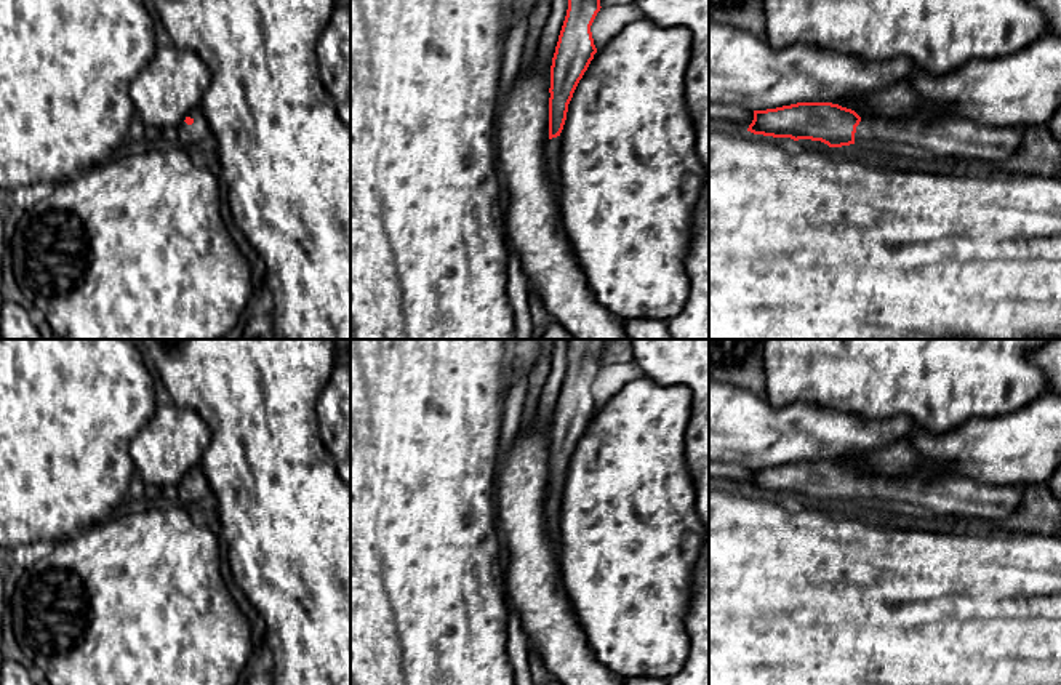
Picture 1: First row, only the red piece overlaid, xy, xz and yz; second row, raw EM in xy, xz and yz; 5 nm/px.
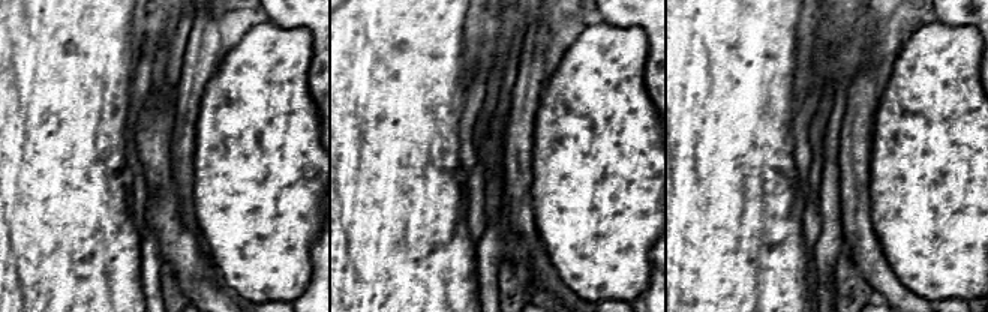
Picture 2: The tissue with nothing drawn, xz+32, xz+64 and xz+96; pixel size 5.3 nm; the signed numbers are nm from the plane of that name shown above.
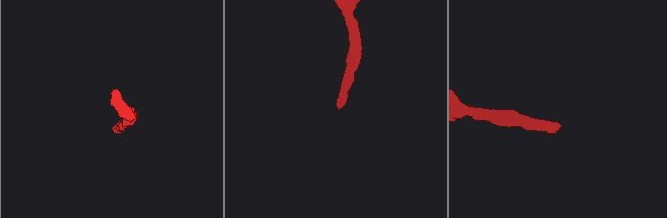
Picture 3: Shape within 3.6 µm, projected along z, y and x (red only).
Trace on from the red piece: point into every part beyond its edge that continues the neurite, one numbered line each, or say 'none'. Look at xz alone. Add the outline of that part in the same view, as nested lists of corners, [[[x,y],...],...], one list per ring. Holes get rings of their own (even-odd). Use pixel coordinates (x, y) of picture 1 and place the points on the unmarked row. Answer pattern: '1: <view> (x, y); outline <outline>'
1: xz (552, 504); outline [[[552,496],[546,501],[546,523],[547,533],[555,549],[555,557],[559,559],[560,546],[560,511],[562,511],[562,496]]]

